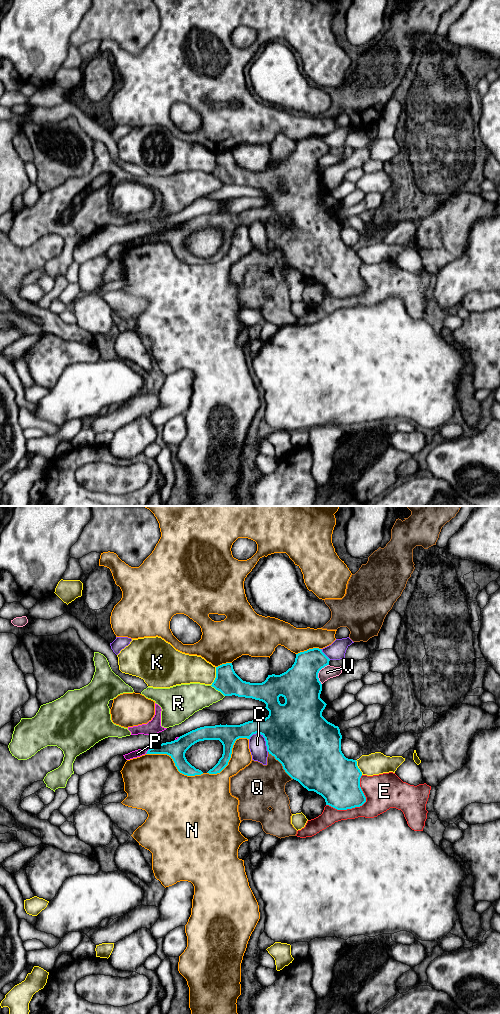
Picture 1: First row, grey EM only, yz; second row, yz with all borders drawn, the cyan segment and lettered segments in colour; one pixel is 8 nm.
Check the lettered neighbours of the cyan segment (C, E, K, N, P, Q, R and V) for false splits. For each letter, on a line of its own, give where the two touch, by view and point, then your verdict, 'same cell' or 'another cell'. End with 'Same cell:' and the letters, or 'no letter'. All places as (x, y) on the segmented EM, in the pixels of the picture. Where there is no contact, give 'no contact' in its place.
C: contact yz (263, 736); another cell
E: contact yz (358, 806); another cell
K: contact yz (216, 676); another cell
N: contact yz (175, 764); another cell
P: contact yz (151, 748); another cell
Q: contact yz (282, 765); another cell
R: contact yz (217, 689); another cell
V: contact yz (318, 672); another cell
Same cell: no letter

